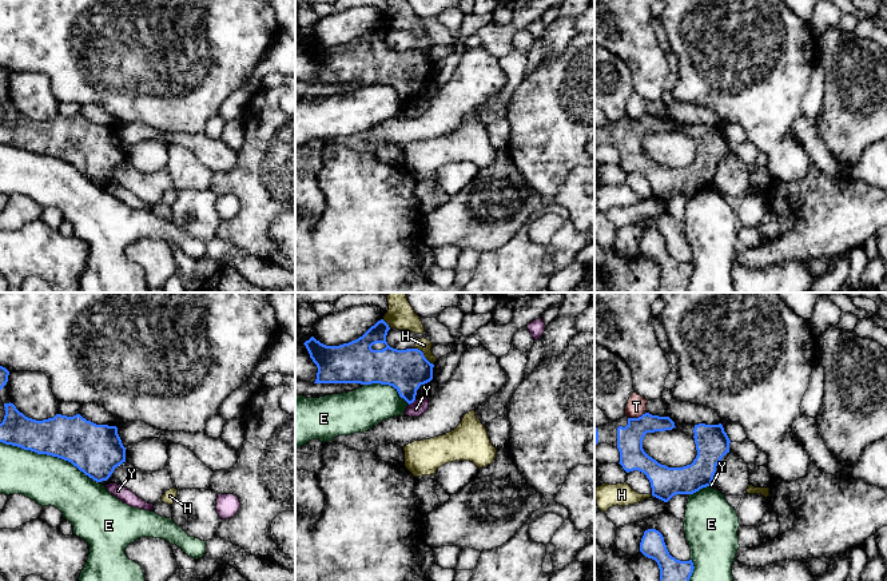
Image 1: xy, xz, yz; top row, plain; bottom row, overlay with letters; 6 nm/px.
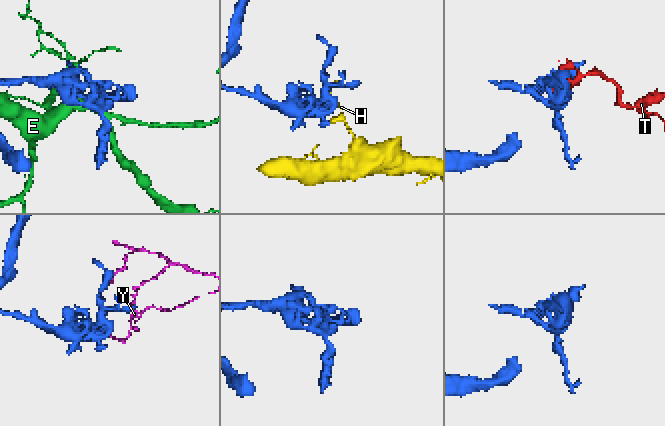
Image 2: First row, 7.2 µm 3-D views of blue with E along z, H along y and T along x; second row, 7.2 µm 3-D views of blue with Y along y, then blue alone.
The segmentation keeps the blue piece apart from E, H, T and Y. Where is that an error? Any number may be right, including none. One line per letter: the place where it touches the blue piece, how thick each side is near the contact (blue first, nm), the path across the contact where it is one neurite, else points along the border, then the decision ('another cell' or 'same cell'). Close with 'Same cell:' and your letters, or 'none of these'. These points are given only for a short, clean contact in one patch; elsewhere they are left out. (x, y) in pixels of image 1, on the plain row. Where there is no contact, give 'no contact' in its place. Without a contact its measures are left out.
E: xy (50, 155) | 280/300 nm | another cell
H: xz (422, 55) | 240/80 nm | another cell
T: yz (636, 119) | 160/120 nm | another cell
Y: xz (412, 103) | 240/90 nm | along xz (414, 100), (409, 106) | another cell
Same cell: none of these

